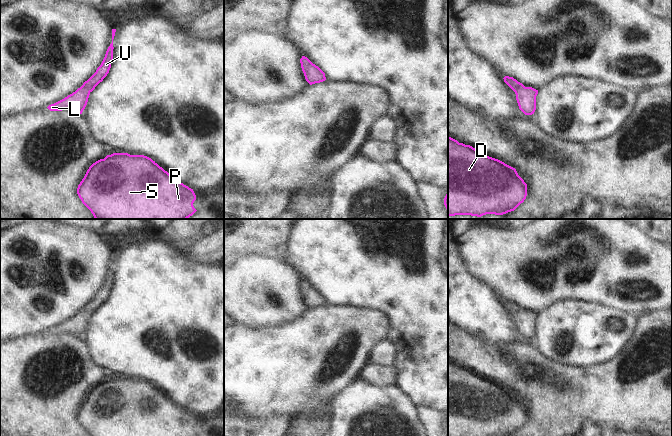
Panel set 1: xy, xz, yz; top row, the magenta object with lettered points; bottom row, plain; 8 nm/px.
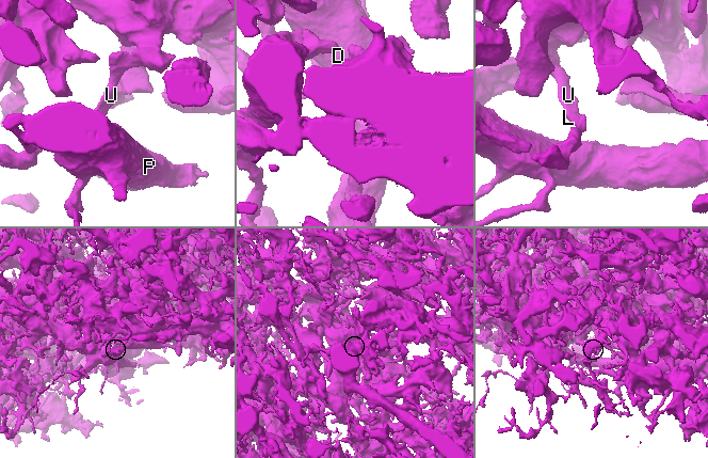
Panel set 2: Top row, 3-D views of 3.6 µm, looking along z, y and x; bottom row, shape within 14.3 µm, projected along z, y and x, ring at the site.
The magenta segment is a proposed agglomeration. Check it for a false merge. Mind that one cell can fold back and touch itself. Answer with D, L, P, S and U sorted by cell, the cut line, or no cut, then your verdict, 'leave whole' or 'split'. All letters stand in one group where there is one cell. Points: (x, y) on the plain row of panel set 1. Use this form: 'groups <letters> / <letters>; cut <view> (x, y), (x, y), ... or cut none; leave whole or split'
groups D L P S U; cut none; leave whole

